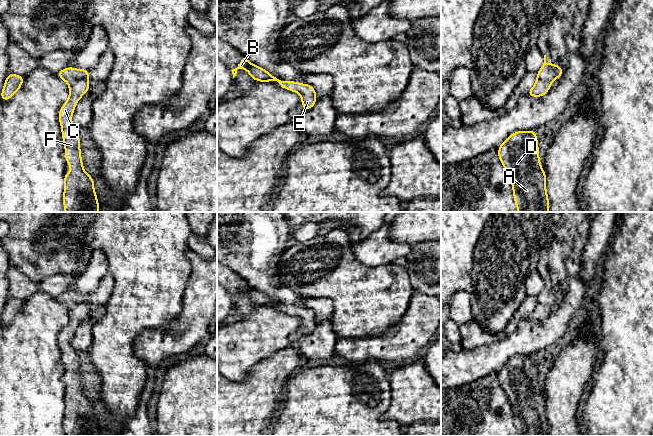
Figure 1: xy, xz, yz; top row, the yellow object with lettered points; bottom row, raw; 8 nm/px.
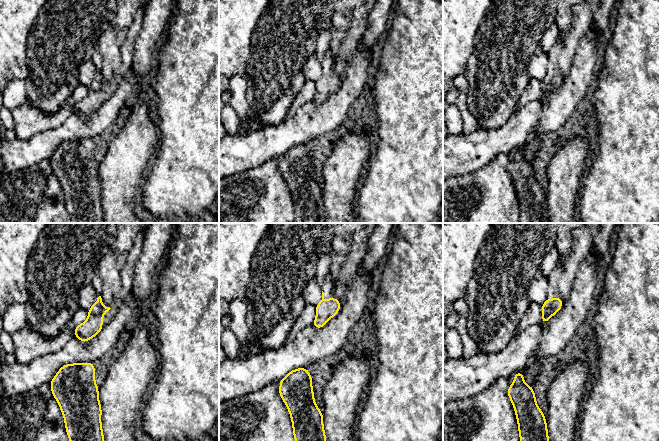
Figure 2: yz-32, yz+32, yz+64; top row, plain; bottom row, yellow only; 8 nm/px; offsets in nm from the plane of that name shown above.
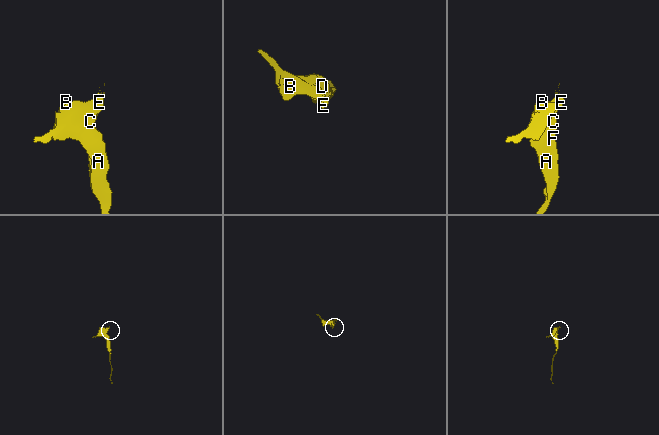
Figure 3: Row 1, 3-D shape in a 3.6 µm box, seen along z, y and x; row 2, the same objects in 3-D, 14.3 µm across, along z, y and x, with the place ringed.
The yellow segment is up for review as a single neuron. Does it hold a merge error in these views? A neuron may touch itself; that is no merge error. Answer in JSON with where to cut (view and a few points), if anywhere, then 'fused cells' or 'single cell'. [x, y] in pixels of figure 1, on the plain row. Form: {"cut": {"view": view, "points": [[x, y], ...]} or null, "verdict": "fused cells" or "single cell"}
{"cut": null, "verdict": "single cell"}

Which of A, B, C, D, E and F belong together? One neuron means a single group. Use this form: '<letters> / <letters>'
A B C D E F

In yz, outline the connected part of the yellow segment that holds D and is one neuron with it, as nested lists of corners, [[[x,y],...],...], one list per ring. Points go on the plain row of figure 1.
[[[536,354],[512,357],[498,371],[498,381],[510,401],[518,436],[549,436]]]

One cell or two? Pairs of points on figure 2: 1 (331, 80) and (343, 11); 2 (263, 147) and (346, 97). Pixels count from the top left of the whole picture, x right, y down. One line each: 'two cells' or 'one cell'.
1: two cells
2: one cell

